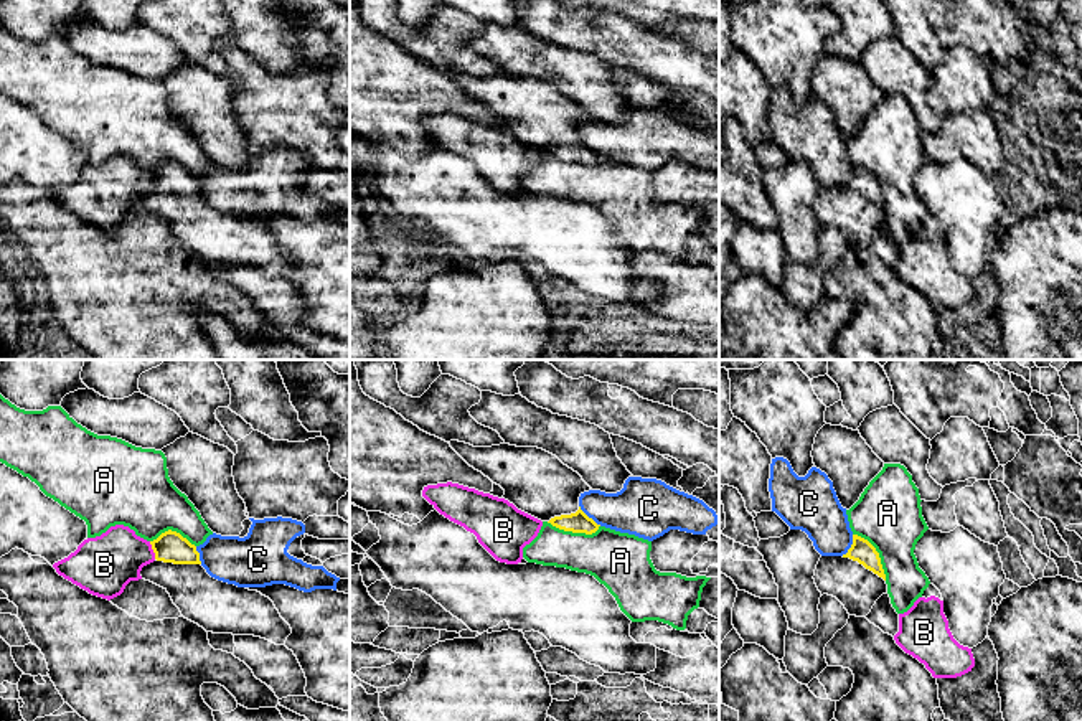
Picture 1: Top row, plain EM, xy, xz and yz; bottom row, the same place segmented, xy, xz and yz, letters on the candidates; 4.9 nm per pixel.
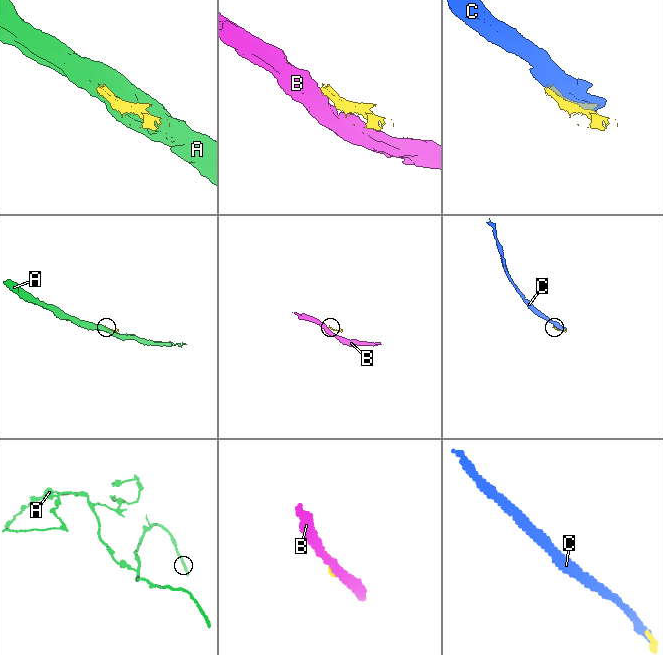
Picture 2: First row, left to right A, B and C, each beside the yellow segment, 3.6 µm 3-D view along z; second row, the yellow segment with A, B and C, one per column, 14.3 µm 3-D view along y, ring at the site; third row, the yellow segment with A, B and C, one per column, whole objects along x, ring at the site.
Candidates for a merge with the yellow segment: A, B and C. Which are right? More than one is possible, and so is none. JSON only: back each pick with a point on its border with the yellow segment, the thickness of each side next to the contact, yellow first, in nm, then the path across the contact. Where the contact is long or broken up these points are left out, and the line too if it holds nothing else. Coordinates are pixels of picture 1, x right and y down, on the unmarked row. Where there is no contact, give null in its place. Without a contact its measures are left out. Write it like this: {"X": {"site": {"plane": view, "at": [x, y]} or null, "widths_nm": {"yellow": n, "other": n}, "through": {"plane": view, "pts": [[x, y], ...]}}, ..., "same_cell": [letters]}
{"same_cell": []}

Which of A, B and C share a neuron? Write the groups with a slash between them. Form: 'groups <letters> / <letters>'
groups A / B / C

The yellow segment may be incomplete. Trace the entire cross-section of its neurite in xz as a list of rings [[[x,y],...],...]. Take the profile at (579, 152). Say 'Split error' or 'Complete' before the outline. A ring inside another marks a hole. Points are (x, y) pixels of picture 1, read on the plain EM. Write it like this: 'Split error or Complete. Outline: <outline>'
Split error. Outline: [[[449,74],[470,97],[500,115],[505,120],[503,129],[518,140],[564,162],[592,165],[599,160],[600,155],[579,137],[579,127],[592,119],[556,86],[538,78],[510,74]]]

